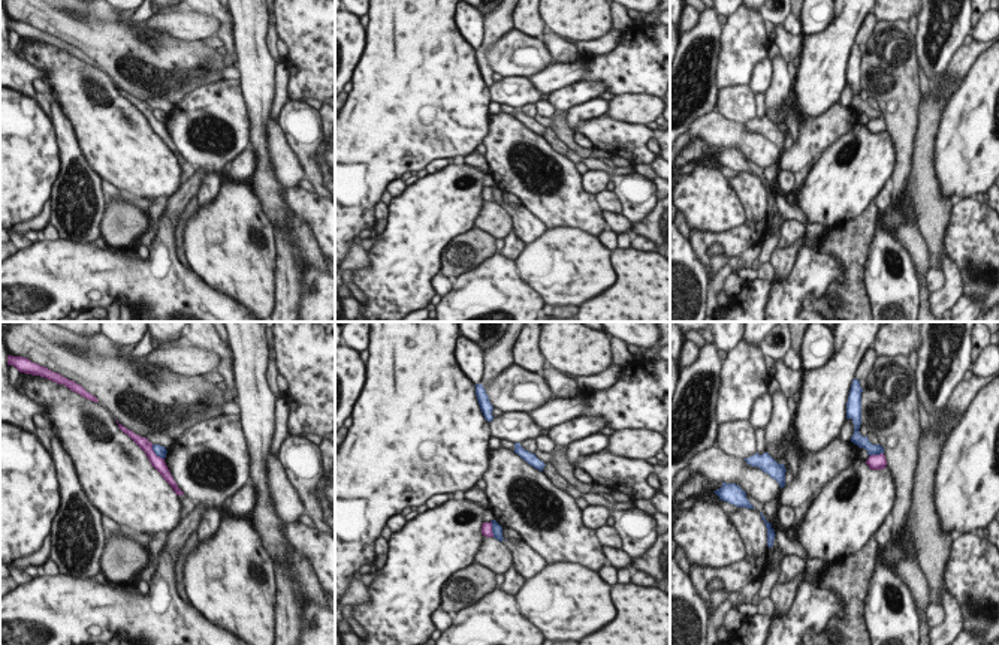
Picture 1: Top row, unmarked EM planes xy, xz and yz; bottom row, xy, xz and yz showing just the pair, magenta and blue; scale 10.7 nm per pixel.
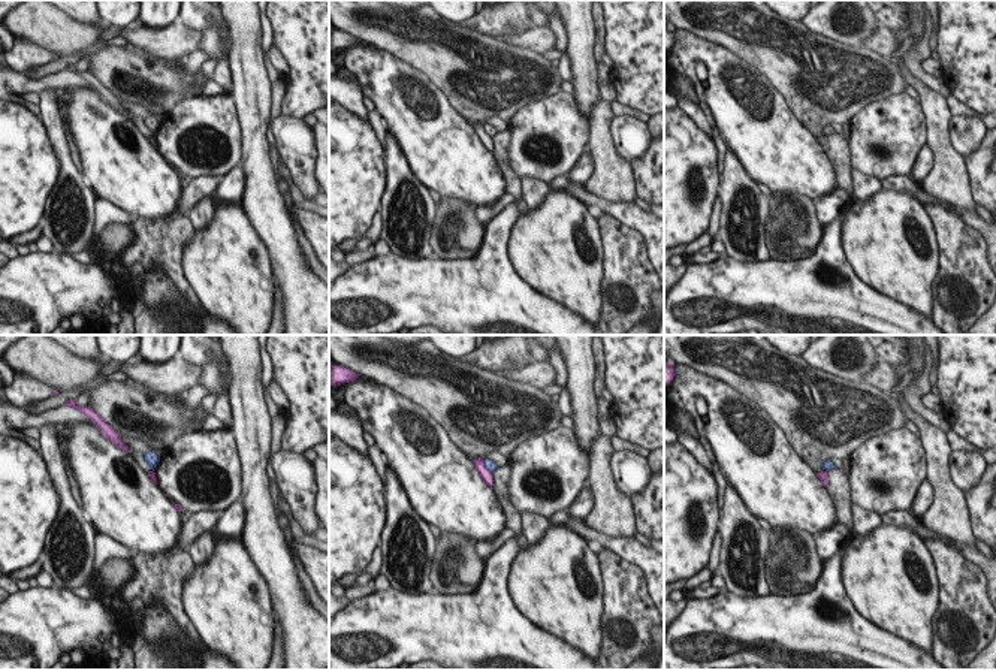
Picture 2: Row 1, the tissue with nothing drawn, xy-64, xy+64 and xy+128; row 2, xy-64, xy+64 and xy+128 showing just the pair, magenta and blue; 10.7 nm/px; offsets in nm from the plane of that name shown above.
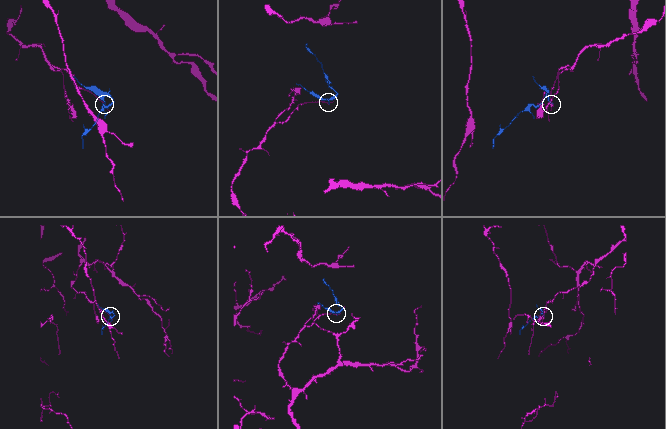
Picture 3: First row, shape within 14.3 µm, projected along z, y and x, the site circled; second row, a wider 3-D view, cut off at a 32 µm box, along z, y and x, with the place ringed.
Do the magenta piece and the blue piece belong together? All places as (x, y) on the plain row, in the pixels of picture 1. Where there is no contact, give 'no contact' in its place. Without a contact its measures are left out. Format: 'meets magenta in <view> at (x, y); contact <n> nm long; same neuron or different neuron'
meets magenta in xy at (154, 118); contact 220 nm long; different neuron

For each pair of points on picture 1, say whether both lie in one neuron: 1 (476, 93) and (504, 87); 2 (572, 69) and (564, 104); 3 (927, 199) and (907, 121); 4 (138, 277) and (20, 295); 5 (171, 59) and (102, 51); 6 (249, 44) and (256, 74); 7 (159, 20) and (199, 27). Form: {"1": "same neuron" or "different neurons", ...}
{"1": "different neurons", "2": "different neurons", "3": "different neurons", "4": "same neuron", "5": "same neuron", "6": "same neuron", "7": "same neuron"}

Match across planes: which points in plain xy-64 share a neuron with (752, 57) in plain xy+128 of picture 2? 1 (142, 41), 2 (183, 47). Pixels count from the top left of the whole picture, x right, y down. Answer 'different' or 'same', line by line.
1: different
2: different

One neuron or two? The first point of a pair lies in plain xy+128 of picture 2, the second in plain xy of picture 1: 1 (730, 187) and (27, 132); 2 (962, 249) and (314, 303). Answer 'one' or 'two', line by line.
1: two
2: two

